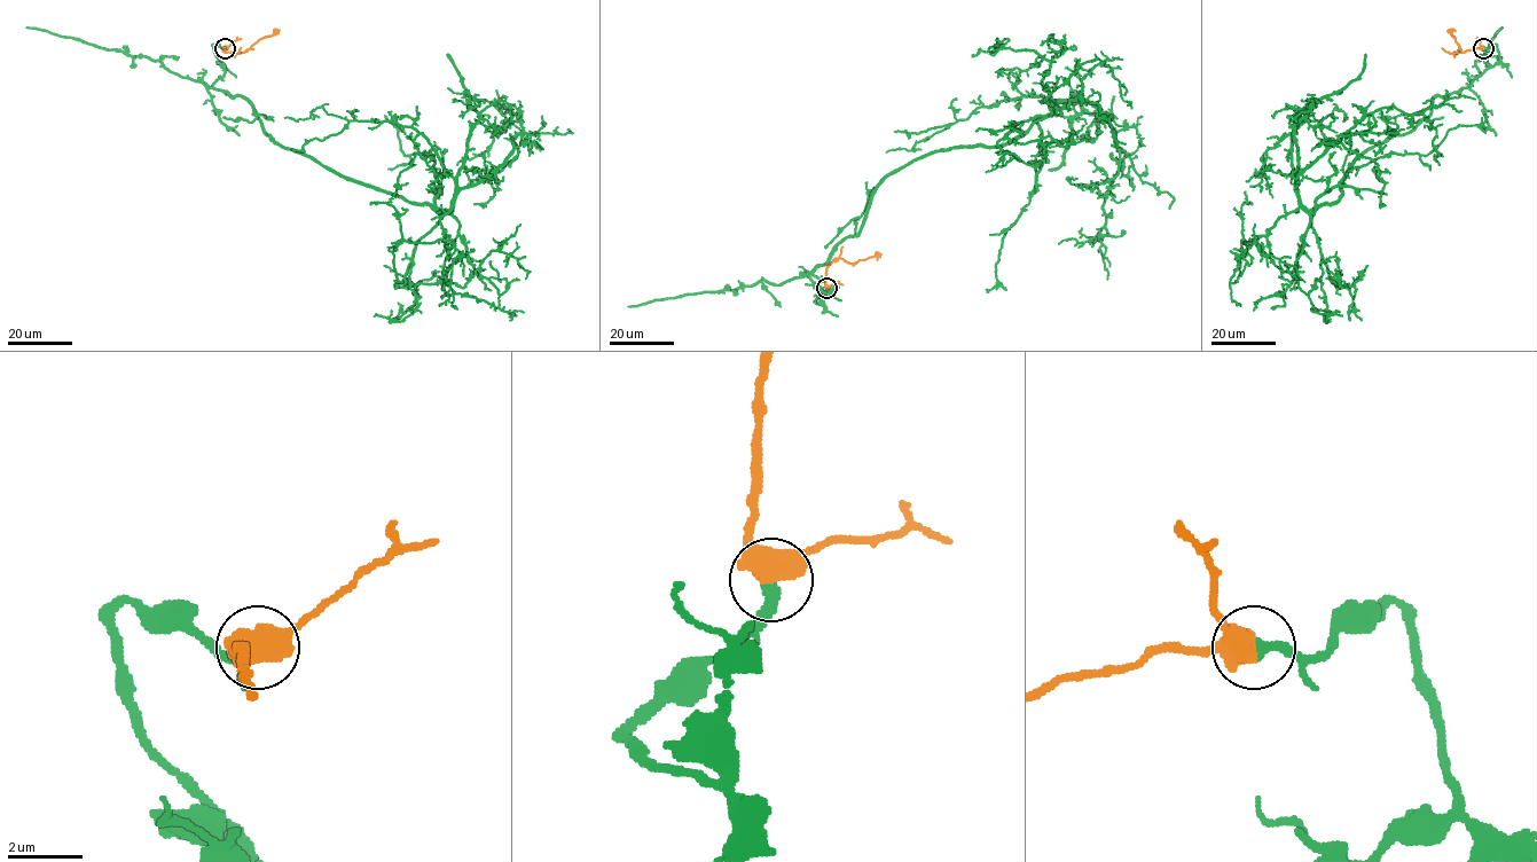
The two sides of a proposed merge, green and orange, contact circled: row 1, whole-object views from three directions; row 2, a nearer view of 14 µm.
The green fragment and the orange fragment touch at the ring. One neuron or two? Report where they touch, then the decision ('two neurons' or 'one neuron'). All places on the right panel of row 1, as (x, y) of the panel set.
at (1483, 48); one neuron

